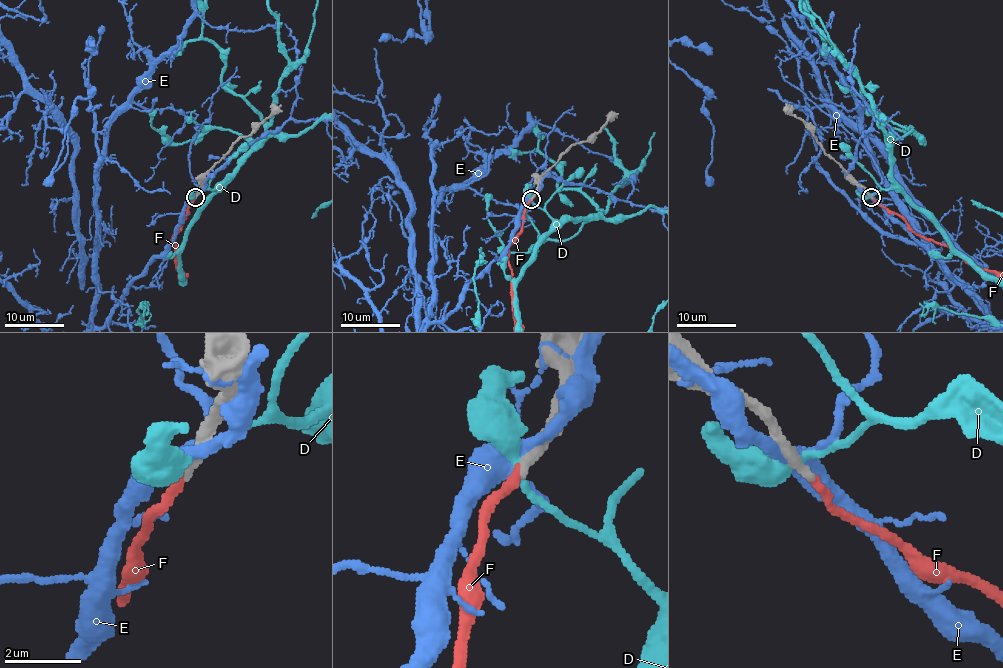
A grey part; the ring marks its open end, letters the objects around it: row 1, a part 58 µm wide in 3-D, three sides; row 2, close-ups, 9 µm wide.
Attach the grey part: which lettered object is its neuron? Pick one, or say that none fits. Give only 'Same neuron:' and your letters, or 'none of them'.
Same neuron: F

